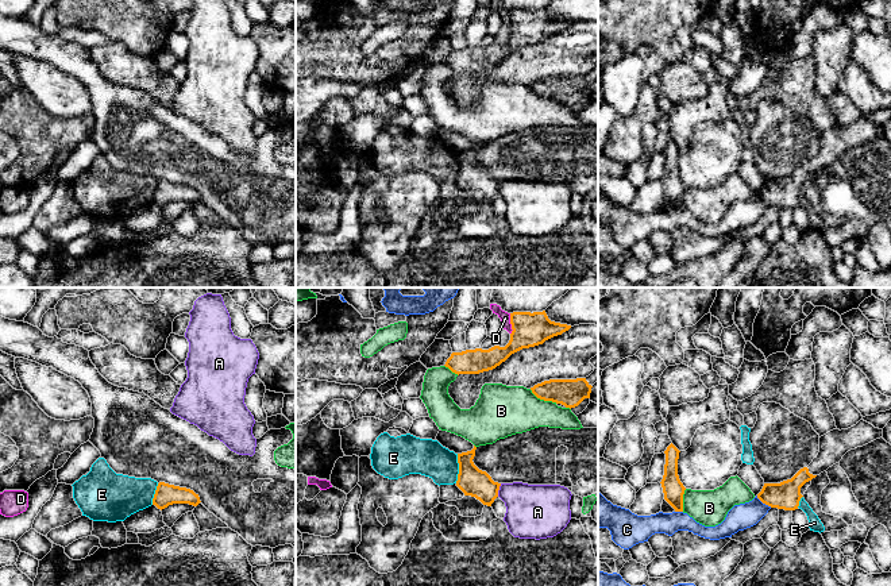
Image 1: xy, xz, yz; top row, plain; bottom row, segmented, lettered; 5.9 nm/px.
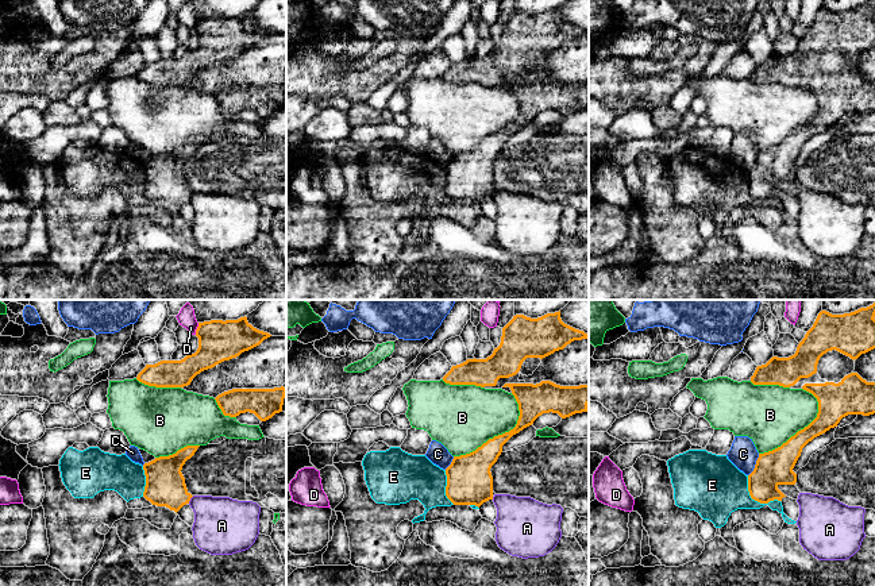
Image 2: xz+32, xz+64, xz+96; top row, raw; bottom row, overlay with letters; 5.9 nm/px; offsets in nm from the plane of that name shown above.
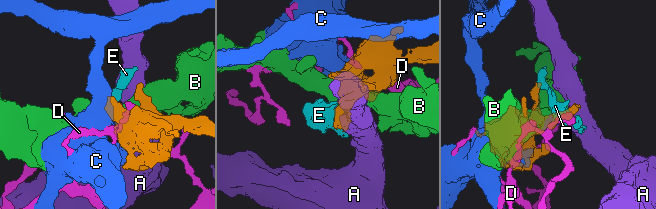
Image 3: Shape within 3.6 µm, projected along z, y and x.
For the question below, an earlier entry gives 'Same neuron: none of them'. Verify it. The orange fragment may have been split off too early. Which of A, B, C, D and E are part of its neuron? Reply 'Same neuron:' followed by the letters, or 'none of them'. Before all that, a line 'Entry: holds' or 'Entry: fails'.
Entry: holds
Same neuron: none of them

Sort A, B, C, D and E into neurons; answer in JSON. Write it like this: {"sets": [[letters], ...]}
{"sets": [["A"], ["B"], ["C"], ["D"], ["E"]]}

